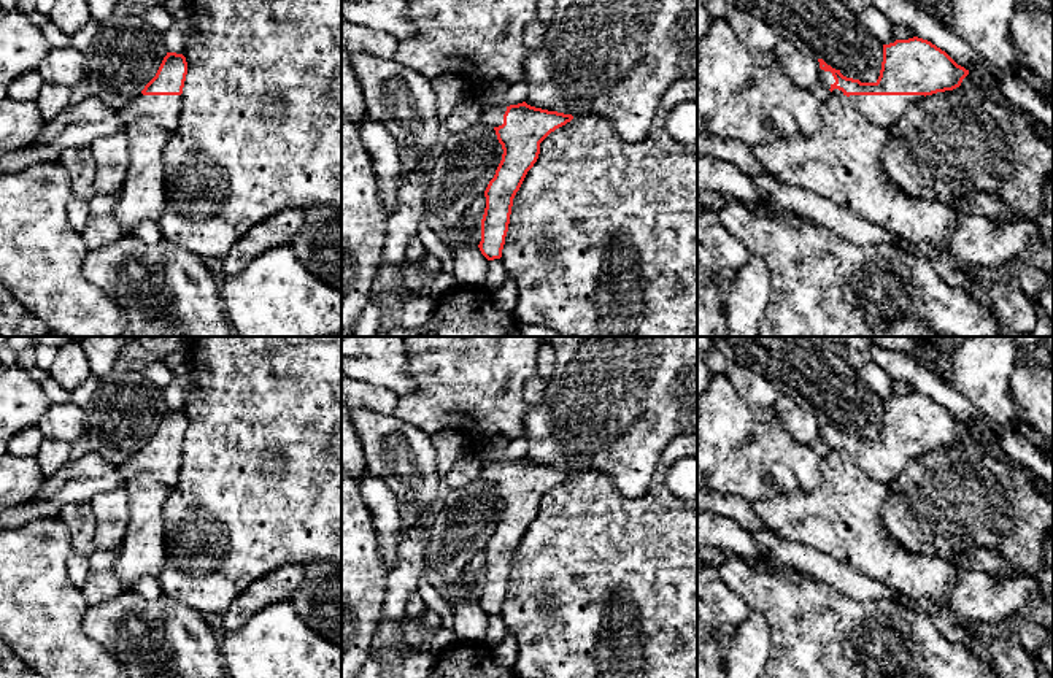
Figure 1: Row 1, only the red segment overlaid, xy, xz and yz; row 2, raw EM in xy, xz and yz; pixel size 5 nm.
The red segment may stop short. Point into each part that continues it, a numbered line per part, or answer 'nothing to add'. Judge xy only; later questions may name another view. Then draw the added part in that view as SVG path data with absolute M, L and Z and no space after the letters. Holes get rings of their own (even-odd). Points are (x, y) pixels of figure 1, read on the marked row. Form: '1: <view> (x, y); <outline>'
nothing to add

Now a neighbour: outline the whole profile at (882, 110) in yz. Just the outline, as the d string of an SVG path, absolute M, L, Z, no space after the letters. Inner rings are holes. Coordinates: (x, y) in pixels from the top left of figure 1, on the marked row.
M850 95L848 98L870 124L889 129L910 103L924 95Z

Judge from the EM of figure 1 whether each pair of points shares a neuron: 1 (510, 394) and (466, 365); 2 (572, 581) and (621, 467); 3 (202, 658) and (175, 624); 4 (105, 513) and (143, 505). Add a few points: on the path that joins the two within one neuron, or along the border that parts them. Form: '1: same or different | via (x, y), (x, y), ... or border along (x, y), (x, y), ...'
1: same | via (499, 396), (477, 377)
2: different | border along (578, 470), (604, 472), (628, 497), (651, 483)
3: same | via (194, 650), (177, 632)
4: different | border along (124, 486), (129, 524), (121, 545)

